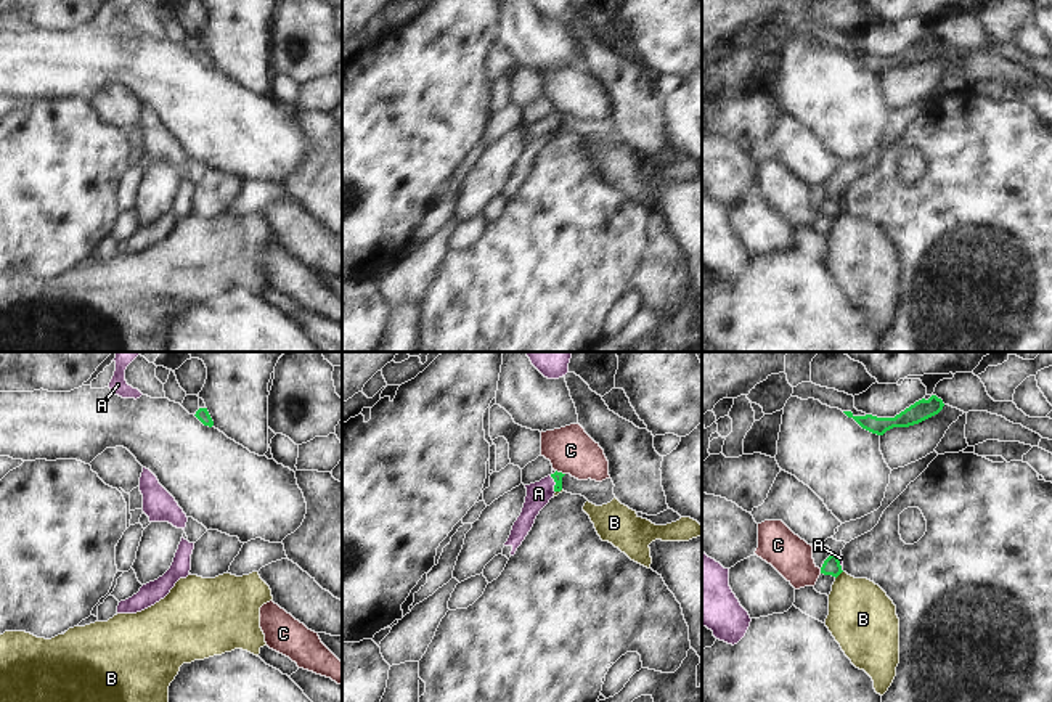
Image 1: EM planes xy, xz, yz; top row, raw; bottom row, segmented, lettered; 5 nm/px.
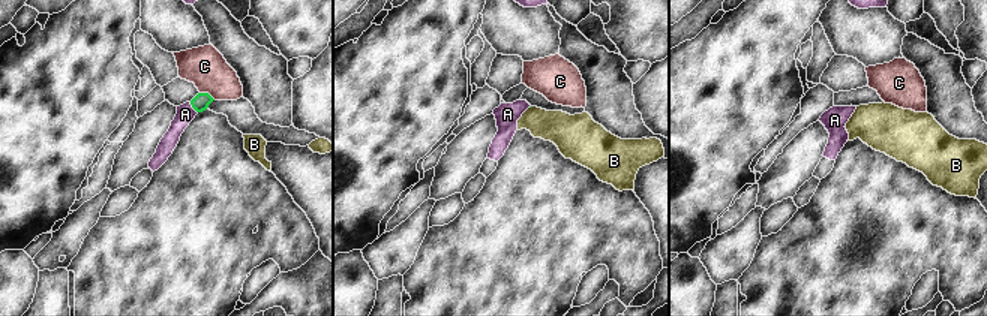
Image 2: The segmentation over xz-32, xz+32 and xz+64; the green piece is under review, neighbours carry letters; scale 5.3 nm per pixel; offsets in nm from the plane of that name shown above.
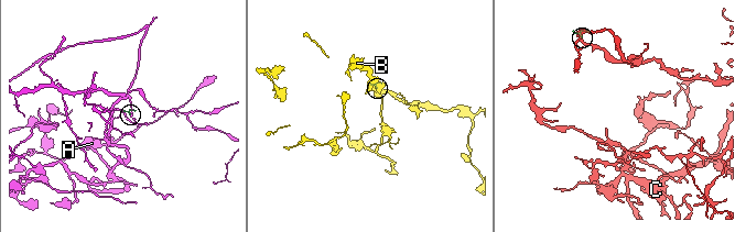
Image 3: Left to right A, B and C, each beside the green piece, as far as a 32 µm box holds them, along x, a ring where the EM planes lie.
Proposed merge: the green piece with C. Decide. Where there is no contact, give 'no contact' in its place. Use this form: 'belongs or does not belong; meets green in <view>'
does not belong; meets green in xz

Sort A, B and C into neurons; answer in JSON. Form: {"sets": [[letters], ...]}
{"sets": [["A"], ["B"], ["C"]]}

